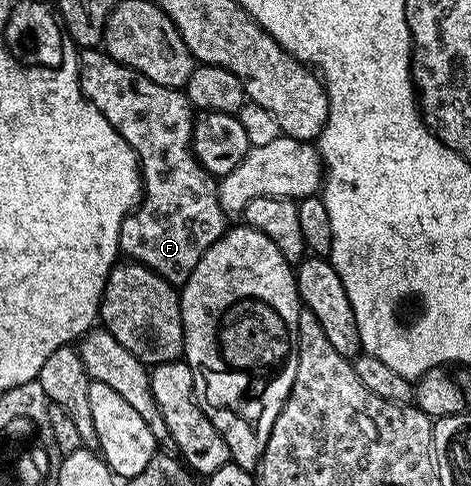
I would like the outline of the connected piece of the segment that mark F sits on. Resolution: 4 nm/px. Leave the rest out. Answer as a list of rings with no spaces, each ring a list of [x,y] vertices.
[[[85,47],[79,53],[81,67],[81,91],[85,98],[95,106],[97,110],[107,119],[107,123],[111,123],[111,127],[115,127],[115,131],[119,131],[119,135],[123,135],[123,139],[127,139],[127,143],[137,152],[137,160],[141,163],[141,180],[143,182],[143,196],[136,209],[132,213],[127,214],[125,222],[121,225],[121,234],[119,235],[119,249],[122,254],[125,253],[130,262],[138,265],[146,265],[152,273],[157,273],[163,280],[168,281],[174,287],[184,286],[185,280],[191,275],[191,271],[195,271],[195,267],[199,263],[199,259],[203,259],[203,255],[209,248],[219,240],[225,233],[227,228],[227,214],[225,208],[219,203],[217,198],[217,182],[218,178],[214,177],[202,167],[197,161],[196,155],[193,153],[193,122],[195,118],[195,110],[189,96],[181,89],[172,89],[171,87],[163,87],[159,83],[155,83],[151,79],[147,79],[147,75],[143,75],[138,69],[132,69],[130,65],[119,63],[115,58],[109,56],[108,53],[97,47]]]

